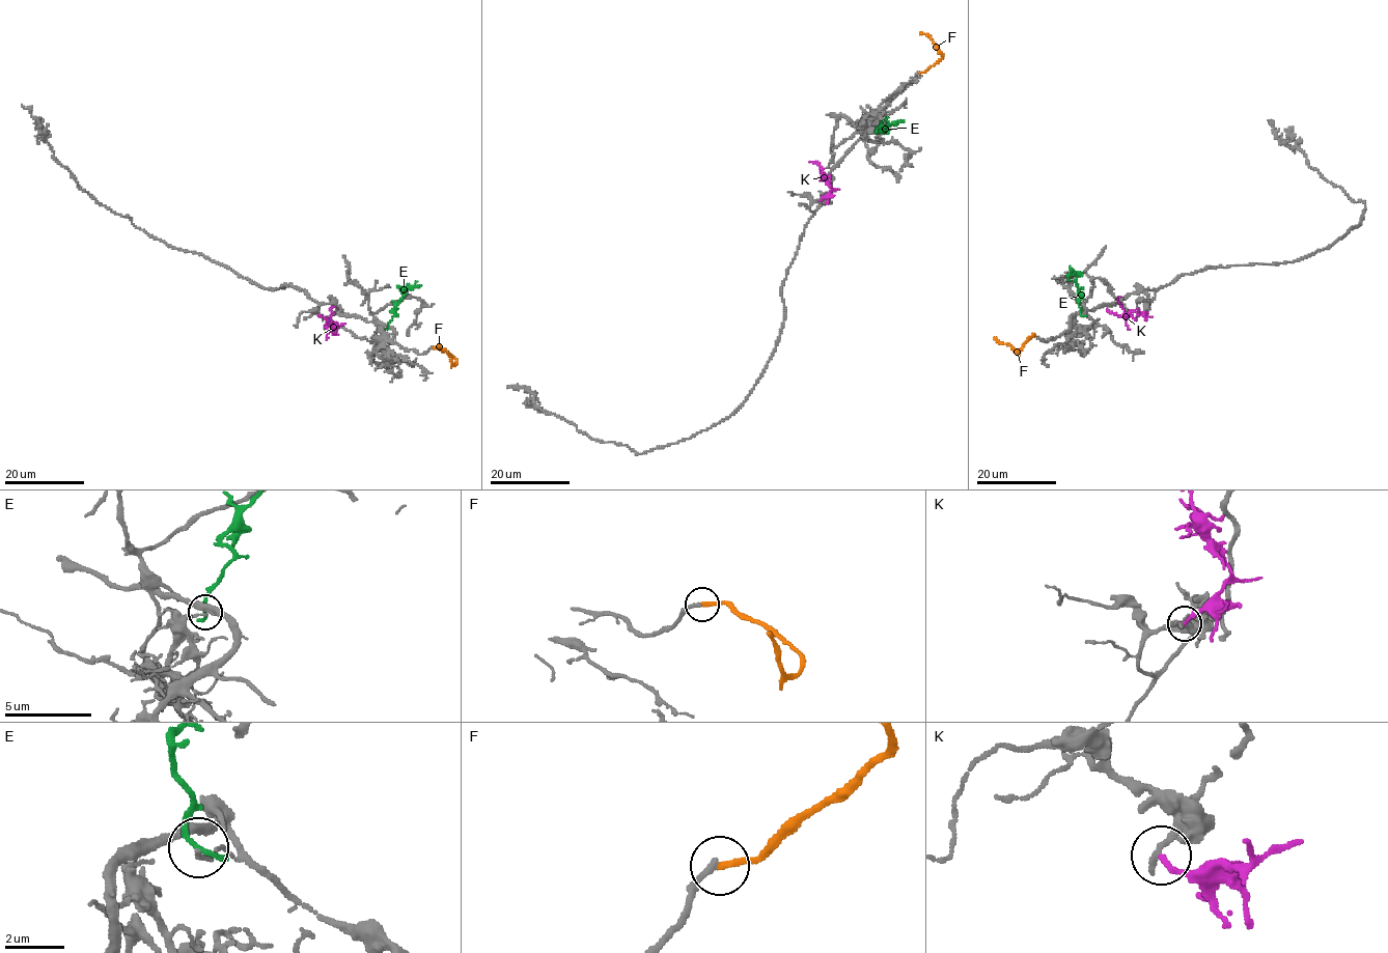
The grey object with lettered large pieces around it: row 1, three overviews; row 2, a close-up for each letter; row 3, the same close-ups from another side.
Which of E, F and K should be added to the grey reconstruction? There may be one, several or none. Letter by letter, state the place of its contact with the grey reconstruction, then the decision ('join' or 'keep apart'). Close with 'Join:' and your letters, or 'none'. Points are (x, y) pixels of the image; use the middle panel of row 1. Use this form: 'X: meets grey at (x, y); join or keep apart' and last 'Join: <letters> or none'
E: meets grey at (877, 128); keep apart
F: meets grey at (919, 73); join
K: meets grey at (821, 200); keep apart
Join: F

